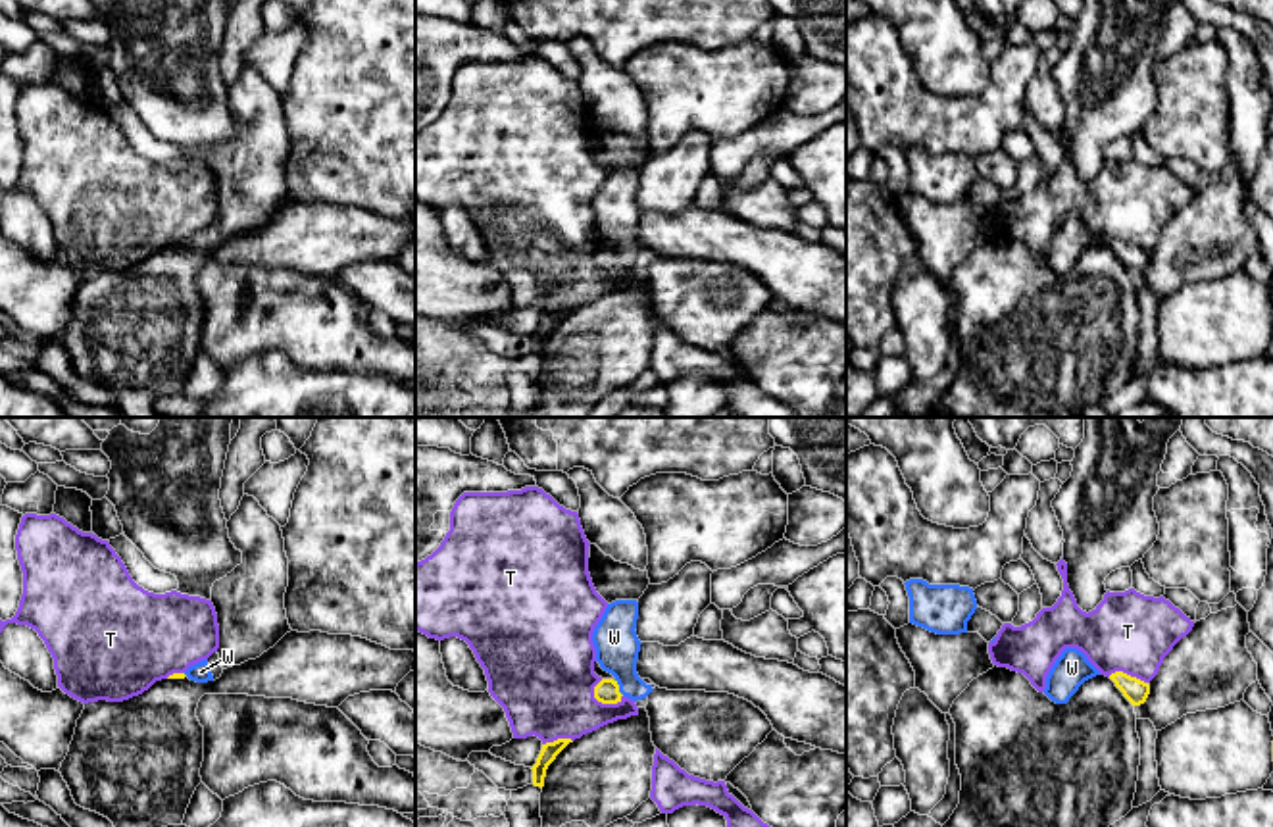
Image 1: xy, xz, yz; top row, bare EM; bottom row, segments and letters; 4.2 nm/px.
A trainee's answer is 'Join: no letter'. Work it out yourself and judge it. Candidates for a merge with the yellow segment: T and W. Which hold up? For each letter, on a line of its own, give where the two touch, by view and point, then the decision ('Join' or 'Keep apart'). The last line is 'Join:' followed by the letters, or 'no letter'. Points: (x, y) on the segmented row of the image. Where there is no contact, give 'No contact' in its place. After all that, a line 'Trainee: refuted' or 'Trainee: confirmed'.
T: Touches yellow at xz (599, 701). Keep apart
W: Touches yellow at xz (618, 687). Join
Join: W
Trainee: refuted

